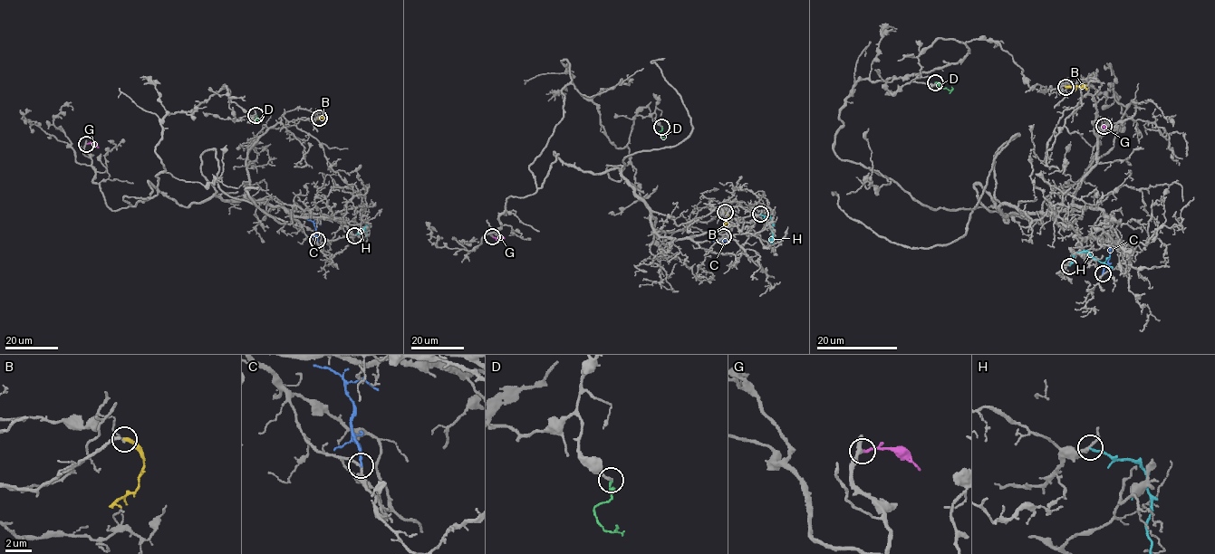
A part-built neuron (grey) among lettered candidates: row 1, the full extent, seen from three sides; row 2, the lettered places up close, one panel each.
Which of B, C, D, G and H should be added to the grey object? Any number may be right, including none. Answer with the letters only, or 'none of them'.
G

